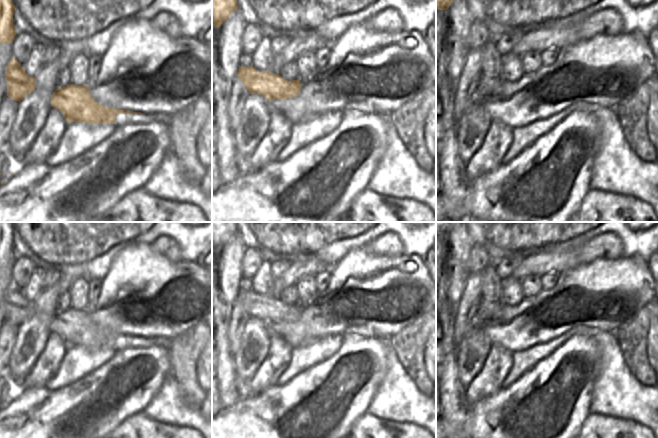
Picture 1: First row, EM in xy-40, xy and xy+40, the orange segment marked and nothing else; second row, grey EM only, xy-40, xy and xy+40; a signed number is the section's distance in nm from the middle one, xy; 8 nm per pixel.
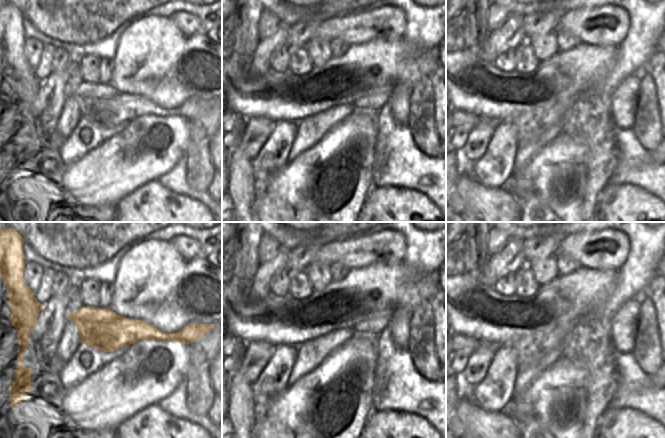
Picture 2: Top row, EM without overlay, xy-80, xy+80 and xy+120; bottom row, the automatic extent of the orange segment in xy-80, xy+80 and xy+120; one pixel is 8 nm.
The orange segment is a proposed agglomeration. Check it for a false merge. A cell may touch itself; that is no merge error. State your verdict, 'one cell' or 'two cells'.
one cell

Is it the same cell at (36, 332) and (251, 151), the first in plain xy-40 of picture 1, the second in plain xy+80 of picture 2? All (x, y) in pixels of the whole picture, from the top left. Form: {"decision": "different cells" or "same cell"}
{"decision": "same cell"}

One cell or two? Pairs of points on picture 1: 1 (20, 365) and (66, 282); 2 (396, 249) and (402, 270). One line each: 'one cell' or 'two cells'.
1: one cell
2: two cells

